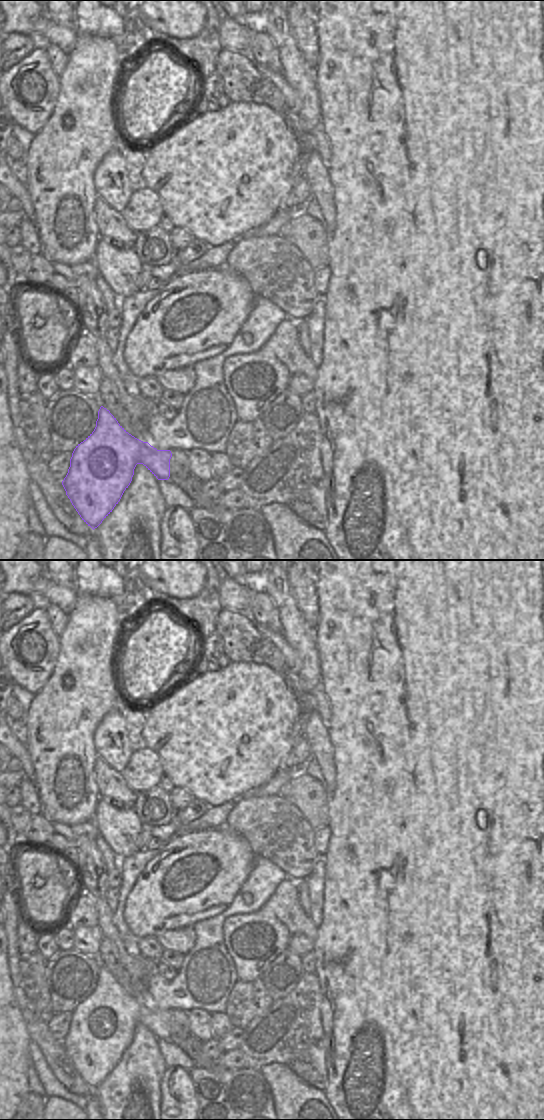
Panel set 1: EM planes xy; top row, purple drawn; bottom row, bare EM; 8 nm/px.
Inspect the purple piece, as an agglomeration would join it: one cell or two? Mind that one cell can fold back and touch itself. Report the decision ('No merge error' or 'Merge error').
No merge error

